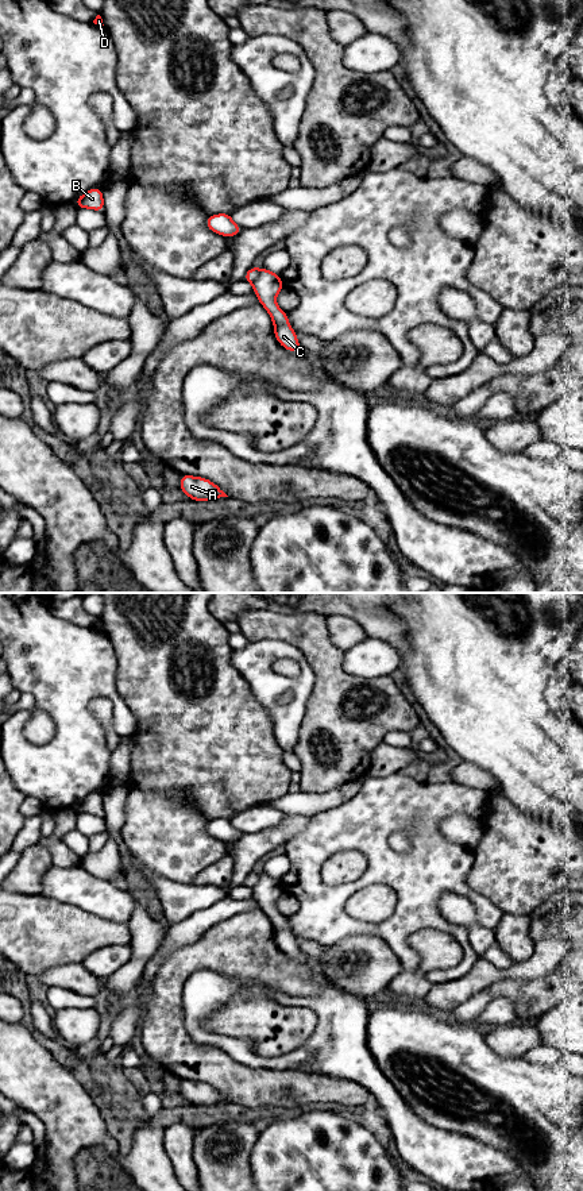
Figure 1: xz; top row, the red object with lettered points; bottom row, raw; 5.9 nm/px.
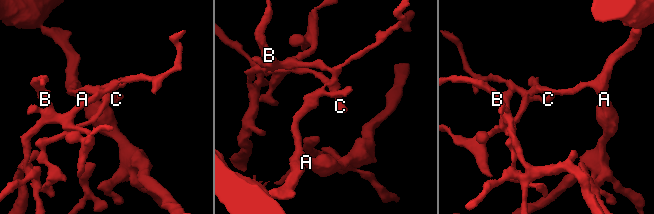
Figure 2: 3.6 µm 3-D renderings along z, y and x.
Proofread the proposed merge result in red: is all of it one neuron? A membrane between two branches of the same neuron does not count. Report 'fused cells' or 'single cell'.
fused cells

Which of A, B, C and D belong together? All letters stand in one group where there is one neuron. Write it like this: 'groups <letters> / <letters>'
groups A / B C D

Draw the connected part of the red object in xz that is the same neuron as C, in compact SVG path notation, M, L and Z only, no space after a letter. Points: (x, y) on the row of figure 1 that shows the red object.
M262 267L252 286L259 304L265 307L274 323L274 335L278 343L290 352L302 350L296 331L289 324L287 313L275 304L275 296L285 288L279 274Z

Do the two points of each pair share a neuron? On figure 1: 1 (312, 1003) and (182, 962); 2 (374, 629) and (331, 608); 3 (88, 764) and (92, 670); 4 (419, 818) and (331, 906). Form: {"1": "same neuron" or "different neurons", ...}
{"1": "different neurons", "2": "same neuron", "3": "same neuron", "4": "same neuron"}

